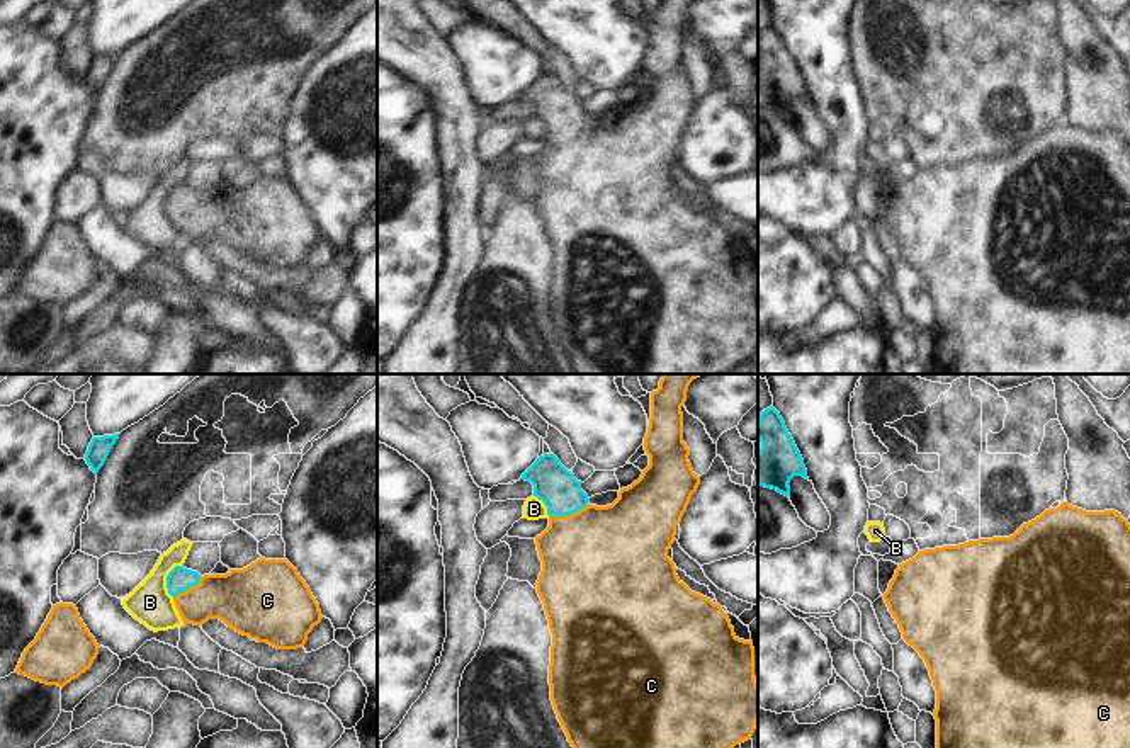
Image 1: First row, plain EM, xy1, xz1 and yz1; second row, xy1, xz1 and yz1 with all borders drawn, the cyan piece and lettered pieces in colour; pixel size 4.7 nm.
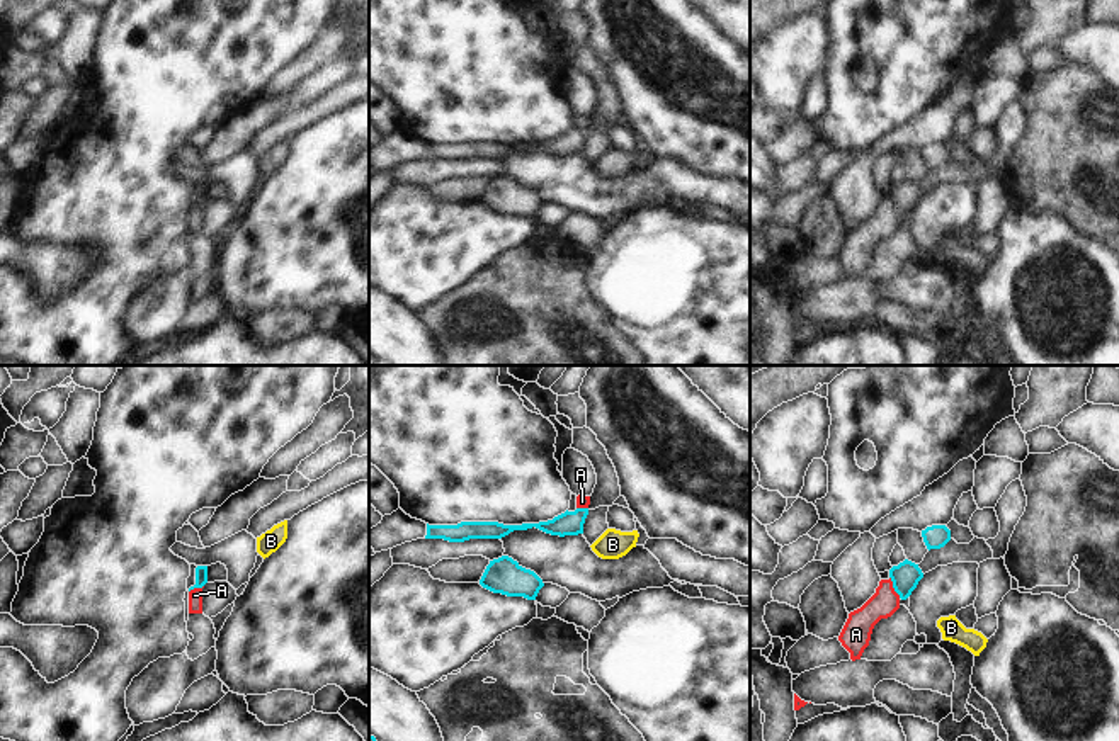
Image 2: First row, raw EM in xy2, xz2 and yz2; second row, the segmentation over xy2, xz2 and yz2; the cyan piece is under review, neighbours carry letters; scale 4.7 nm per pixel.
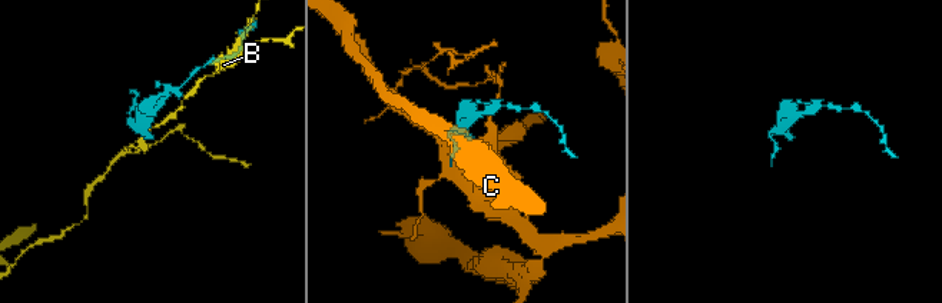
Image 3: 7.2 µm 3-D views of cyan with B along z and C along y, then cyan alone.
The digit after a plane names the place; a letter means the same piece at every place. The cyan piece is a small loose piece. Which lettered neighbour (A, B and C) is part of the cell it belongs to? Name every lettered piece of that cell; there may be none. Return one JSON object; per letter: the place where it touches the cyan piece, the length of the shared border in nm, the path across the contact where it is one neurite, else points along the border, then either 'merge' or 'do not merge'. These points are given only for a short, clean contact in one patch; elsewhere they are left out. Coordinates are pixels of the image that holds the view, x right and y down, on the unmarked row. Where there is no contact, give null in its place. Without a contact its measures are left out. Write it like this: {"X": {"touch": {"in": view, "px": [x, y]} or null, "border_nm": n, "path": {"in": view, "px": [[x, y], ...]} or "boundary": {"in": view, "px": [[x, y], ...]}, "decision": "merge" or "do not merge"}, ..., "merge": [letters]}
{"A": {"touch": {"in": "yz2", "px": [893, 206]}, "border_nm": 120, "boundary": {"in": "yz2", "px": [[890, 196], [891, 206], [900, 216]]}, "decision": "do not merge"}, "B": {"touch": {"in": "xy1", "px": [167, 199]}, "border_nm": 170, "boundary": {"in": "xy1", "px": [[180, 184], [167, 196], [167, 209], [174, 216]]}, "decision": "do not merge"}, "C": {"touch": {"in": "xz1", "px": [568, 133]}, "border_nm": 200, "path": {"in": "xz1", "px": [[553, 102], [561, 111], [568, 133], [583, 169], [593, 179]]}, "decision": "merge"}, "merge": ["C"]}

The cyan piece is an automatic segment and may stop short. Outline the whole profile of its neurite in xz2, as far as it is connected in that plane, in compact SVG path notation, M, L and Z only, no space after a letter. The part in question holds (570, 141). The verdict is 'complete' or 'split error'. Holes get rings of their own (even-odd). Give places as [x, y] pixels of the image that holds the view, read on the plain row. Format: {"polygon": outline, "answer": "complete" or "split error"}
{"polygon": "M577 127L575 131L565 131L553 139L539 143L503 144L498 141L461 141L457 144L429 144L425 158L444 158L449 161L464 161L469 158L502 158L514 150L539 148L551 155L578 155L583 153L583 143L588 134L588 127Z", "answer": "complete"}

